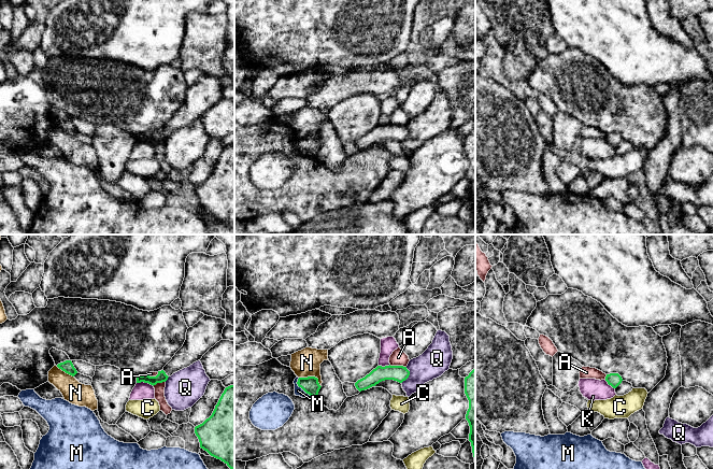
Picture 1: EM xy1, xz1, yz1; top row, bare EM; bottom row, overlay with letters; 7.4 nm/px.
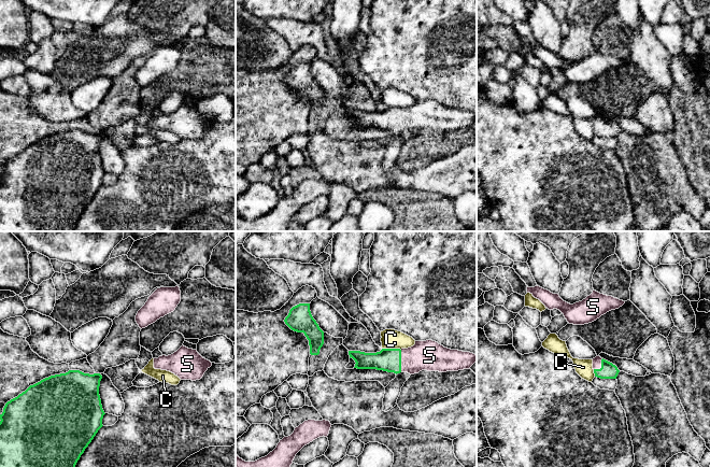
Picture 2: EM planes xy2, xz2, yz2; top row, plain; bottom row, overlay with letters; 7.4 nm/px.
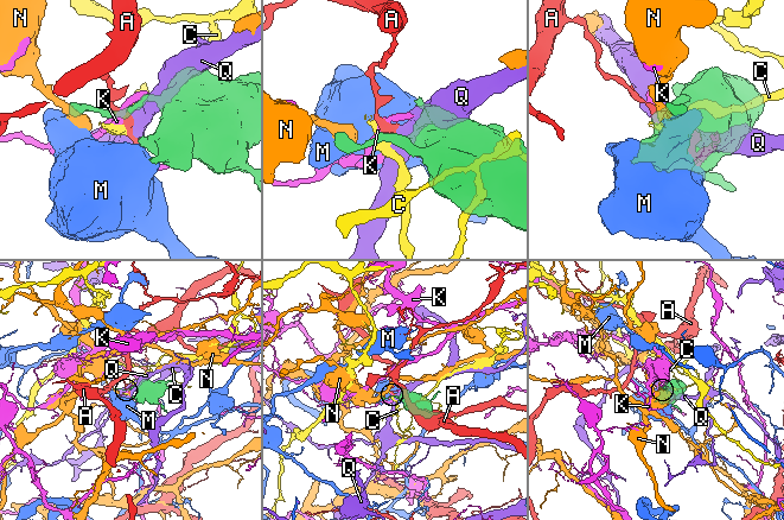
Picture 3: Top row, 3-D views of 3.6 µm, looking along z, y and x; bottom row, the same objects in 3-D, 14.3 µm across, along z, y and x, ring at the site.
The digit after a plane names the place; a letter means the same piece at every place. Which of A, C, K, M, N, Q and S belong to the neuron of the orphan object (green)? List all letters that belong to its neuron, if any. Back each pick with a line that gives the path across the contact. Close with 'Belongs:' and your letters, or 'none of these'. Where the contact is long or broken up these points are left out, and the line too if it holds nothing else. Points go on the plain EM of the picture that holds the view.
S: runs through xz2 (387, 118), (400, 119), (412, 119), (429, 114)
Belongs: S

